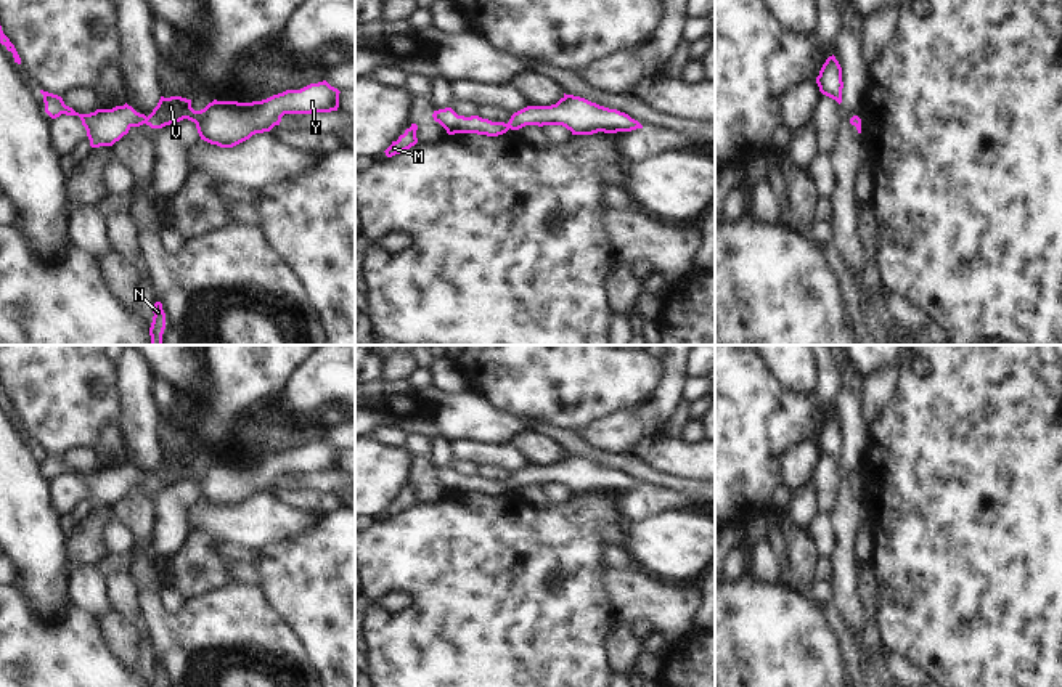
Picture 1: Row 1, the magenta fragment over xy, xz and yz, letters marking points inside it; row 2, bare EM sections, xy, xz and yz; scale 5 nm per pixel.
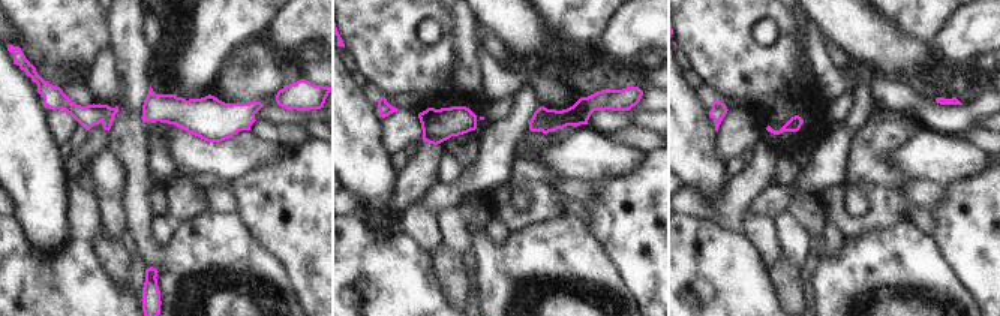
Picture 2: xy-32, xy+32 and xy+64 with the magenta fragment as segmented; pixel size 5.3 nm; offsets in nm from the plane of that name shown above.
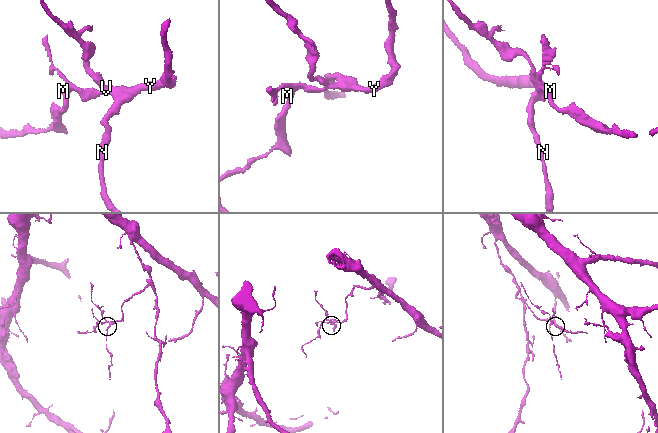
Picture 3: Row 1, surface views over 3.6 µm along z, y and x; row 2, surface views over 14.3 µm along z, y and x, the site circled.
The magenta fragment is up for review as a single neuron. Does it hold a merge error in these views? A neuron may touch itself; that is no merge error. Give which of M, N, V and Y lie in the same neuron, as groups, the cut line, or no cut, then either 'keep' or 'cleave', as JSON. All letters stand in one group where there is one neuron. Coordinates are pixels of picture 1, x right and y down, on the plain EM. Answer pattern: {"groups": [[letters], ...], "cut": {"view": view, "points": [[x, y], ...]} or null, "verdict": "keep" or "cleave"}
{"groups": [["M", "N", "V", "Y"]], "cut": null, "verdict": "keep"}

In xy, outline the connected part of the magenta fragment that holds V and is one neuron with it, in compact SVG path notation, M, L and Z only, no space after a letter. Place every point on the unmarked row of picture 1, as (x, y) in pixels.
M323 440L300 449L286 449L262 461L238 462L214 459L201 470L191 467L191 459L161 456L148 477L137 472L127 462L112 469L79 474L66 465L61 456L43 449L40 453L43 454L45 472L51 478L61 474L80 477L92 507L112 506L132 486L146 483L151 488L162 488L183 478L196 483L201 499L220 507L233 507L255 493L270 491L275 485L280 485L284 474L337 470L341 451Z

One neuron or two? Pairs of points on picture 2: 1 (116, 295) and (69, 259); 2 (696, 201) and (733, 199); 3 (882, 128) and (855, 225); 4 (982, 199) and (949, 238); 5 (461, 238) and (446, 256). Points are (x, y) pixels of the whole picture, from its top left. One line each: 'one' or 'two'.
1: one
2: one
3: one
4: one
5: two

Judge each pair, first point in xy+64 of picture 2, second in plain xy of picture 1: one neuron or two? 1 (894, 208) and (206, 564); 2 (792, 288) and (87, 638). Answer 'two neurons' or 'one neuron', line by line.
1: one neuron
2: two neurons

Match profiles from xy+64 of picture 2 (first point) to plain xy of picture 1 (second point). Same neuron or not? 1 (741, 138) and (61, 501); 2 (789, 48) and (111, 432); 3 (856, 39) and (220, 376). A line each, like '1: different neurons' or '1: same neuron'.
1: same neuron
2: different neurons
3: different neurons

